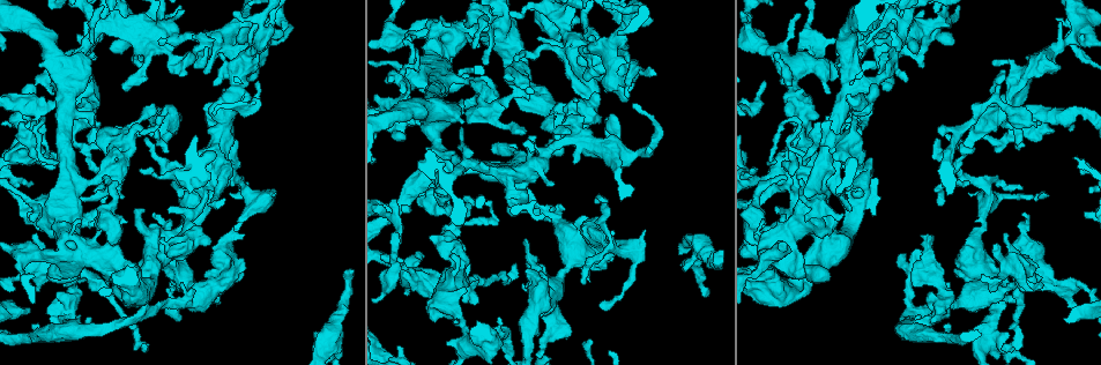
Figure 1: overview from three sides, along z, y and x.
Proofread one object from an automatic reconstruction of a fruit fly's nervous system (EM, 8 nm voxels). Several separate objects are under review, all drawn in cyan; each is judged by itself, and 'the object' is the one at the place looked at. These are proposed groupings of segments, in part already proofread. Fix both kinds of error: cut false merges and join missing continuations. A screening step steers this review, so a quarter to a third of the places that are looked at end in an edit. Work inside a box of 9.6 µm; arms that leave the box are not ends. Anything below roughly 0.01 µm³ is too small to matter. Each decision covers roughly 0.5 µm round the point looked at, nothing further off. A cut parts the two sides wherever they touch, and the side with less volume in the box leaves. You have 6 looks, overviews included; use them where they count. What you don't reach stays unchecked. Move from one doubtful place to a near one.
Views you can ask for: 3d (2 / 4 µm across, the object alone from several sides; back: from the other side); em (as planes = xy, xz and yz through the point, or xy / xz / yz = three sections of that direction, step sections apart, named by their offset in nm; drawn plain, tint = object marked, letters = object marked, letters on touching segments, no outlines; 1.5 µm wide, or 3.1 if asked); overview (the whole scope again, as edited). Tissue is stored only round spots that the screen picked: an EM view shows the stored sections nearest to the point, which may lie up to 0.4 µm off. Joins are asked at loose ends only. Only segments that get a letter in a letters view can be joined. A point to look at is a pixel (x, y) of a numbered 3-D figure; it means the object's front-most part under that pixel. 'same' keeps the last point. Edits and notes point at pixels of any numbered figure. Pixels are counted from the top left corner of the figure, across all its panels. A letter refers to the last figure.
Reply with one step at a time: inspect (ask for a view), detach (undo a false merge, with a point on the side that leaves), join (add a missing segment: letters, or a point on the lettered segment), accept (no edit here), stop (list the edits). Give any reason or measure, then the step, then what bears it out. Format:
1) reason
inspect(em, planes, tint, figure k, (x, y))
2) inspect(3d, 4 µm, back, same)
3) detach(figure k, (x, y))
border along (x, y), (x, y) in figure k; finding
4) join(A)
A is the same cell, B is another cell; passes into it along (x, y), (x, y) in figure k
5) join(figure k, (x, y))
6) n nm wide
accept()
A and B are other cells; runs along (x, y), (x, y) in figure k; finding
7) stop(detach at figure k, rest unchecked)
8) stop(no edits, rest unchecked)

an open end
inspect(3d, 4 µm, figure 1, (1020, 188))

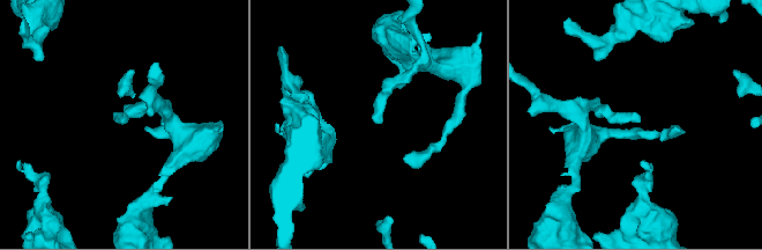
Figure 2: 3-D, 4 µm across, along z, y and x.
need the tissue
inspect(em, xz, step 8, tint, figure 2, (375, 122))

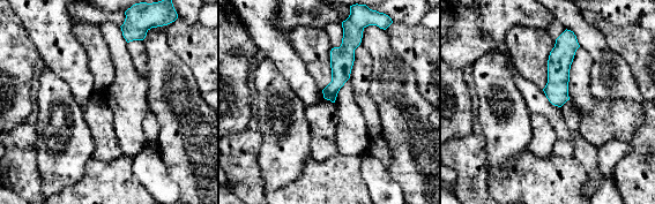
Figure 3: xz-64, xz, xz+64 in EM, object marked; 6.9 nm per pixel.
see the neighbours
inspect(em, xz, step 8, letters, same)

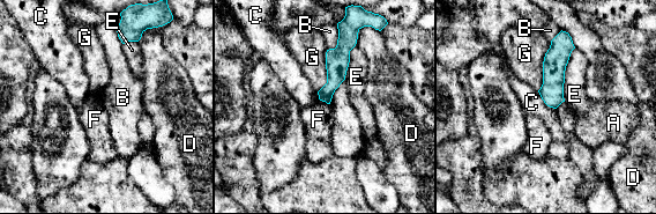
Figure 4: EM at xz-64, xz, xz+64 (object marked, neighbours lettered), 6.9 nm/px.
accept()
A, B, C, D, E, F and G are other cells; runs along (564, 36), (553, 66), (552, 104) in figure 4; no lettered segment goes on from it

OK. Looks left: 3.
free end
inspect(3d, 4 µm, figure 1, (684, 267))

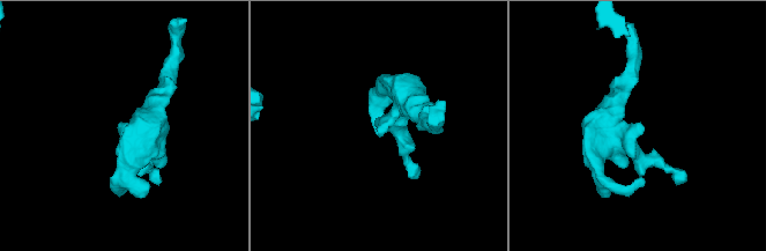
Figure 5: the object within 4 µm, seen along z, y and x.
need the tissue
inspect(em, xy, step 4, tint, figure 5, (638, 124))

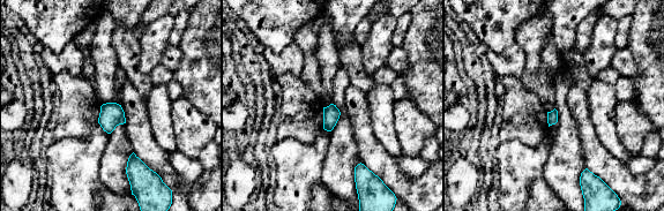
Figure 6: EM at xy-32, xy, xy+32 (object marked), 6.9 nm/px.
another direction
inspect(em, planes, letters, same)

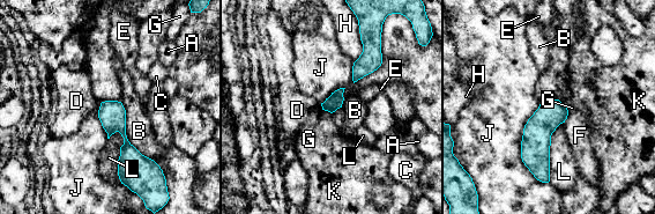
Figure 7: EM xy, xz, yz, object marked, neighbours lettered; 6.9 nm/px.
accept()
A, B, C, D, E, F, G, H, J, K and L are other cells; border along (116, 131), (123, 138), (121, 183) in figure 7; no lettered segment goes on from it

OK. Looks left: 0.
stop(no edits, rest unchecked)

